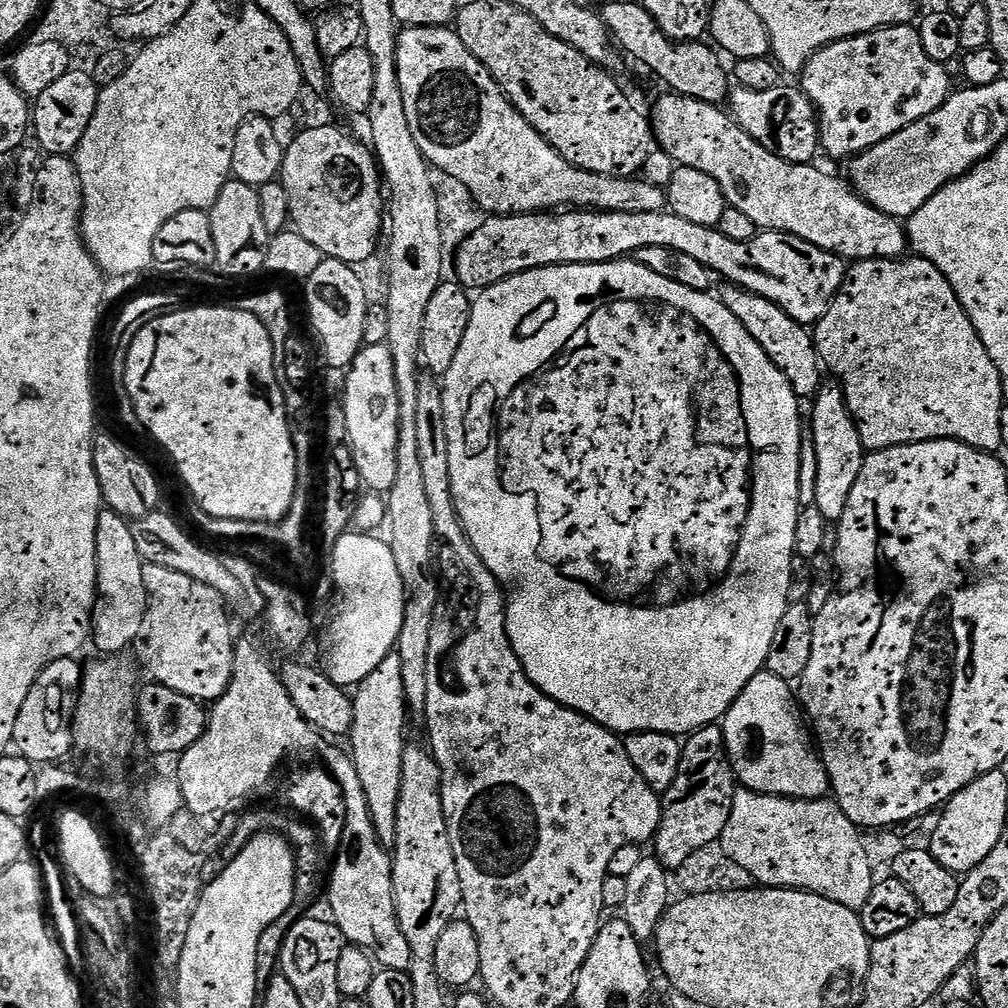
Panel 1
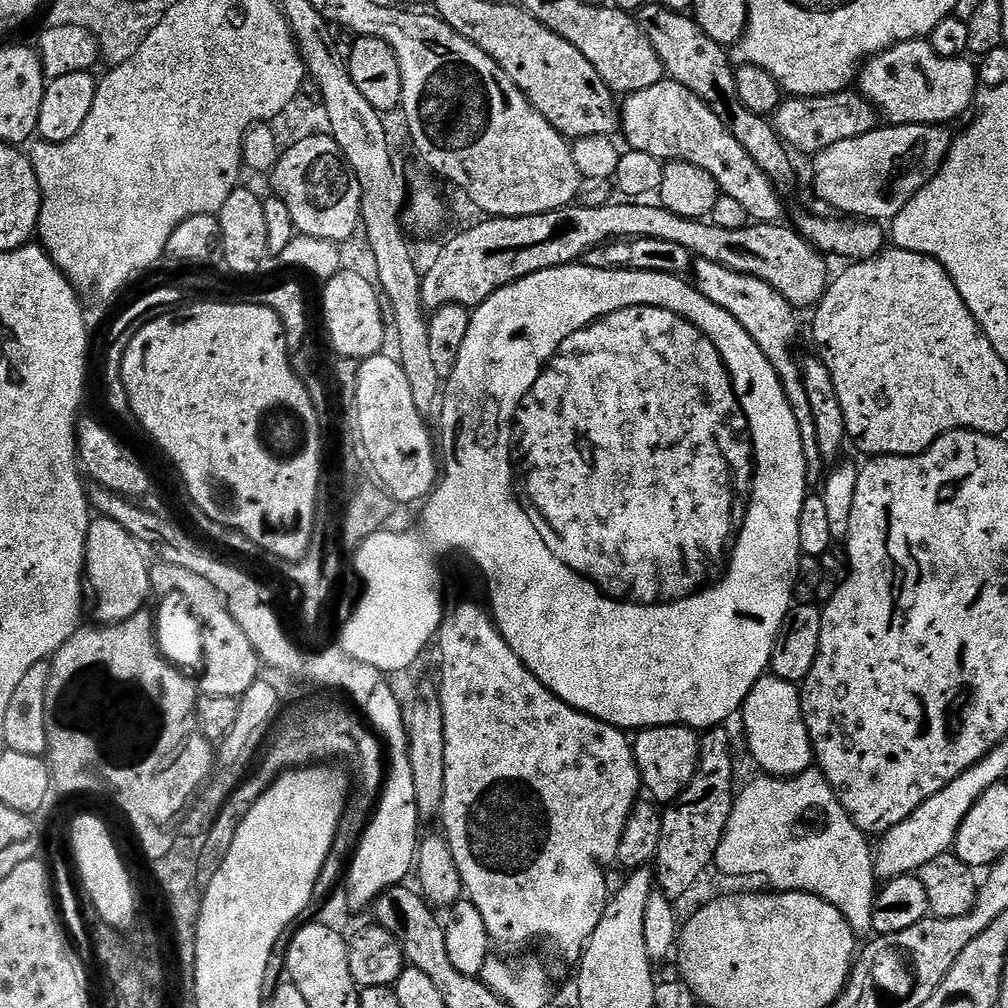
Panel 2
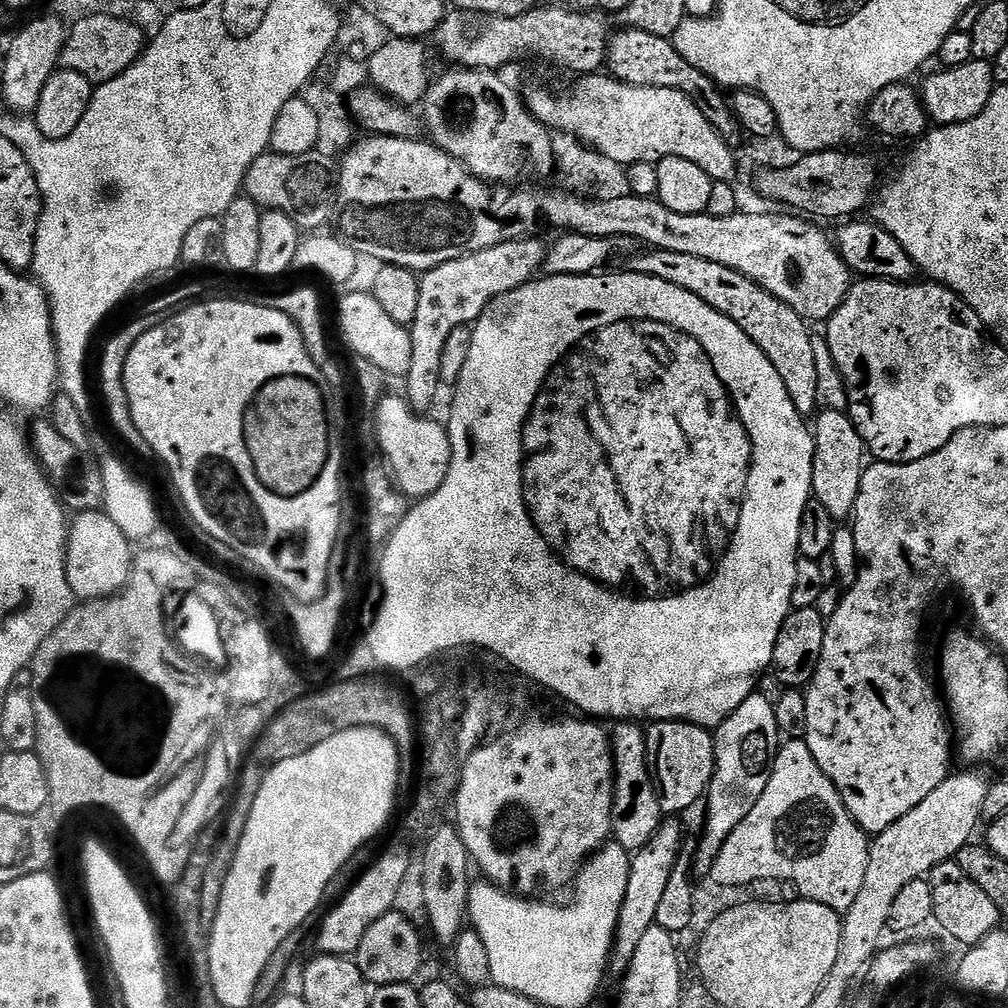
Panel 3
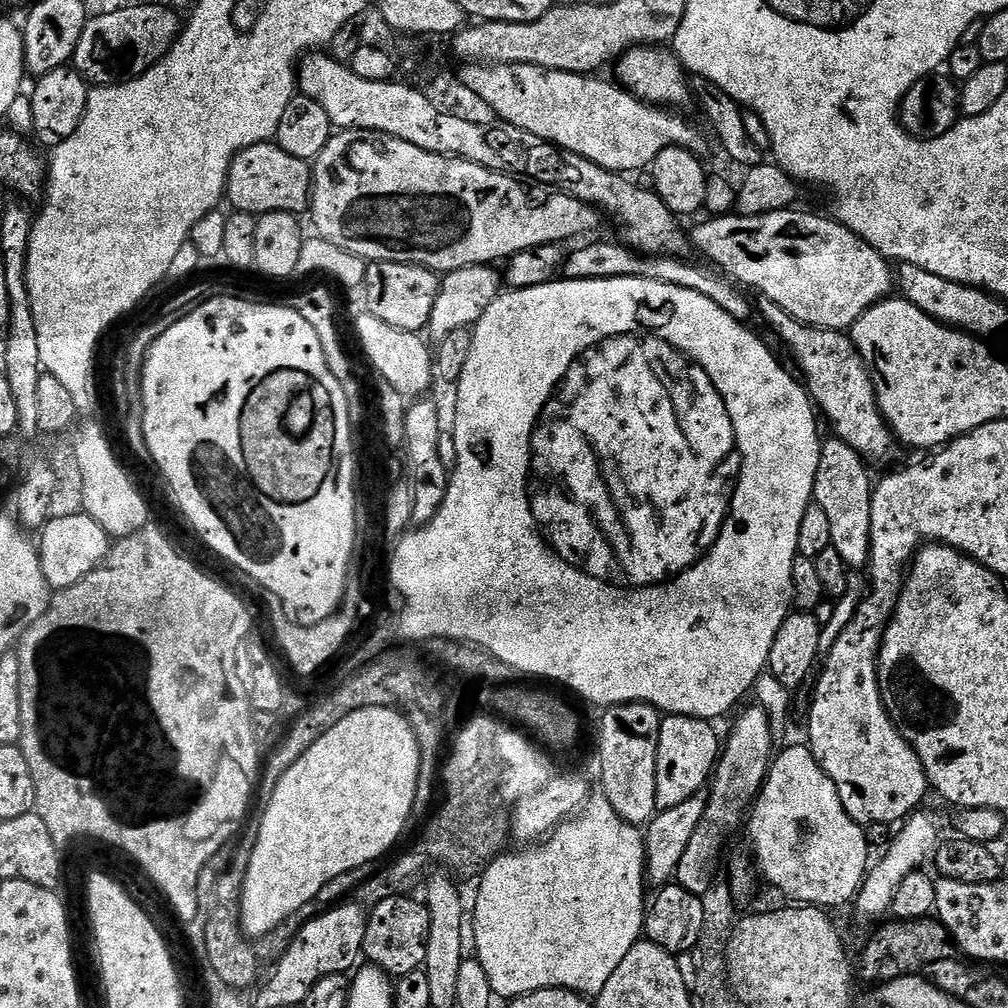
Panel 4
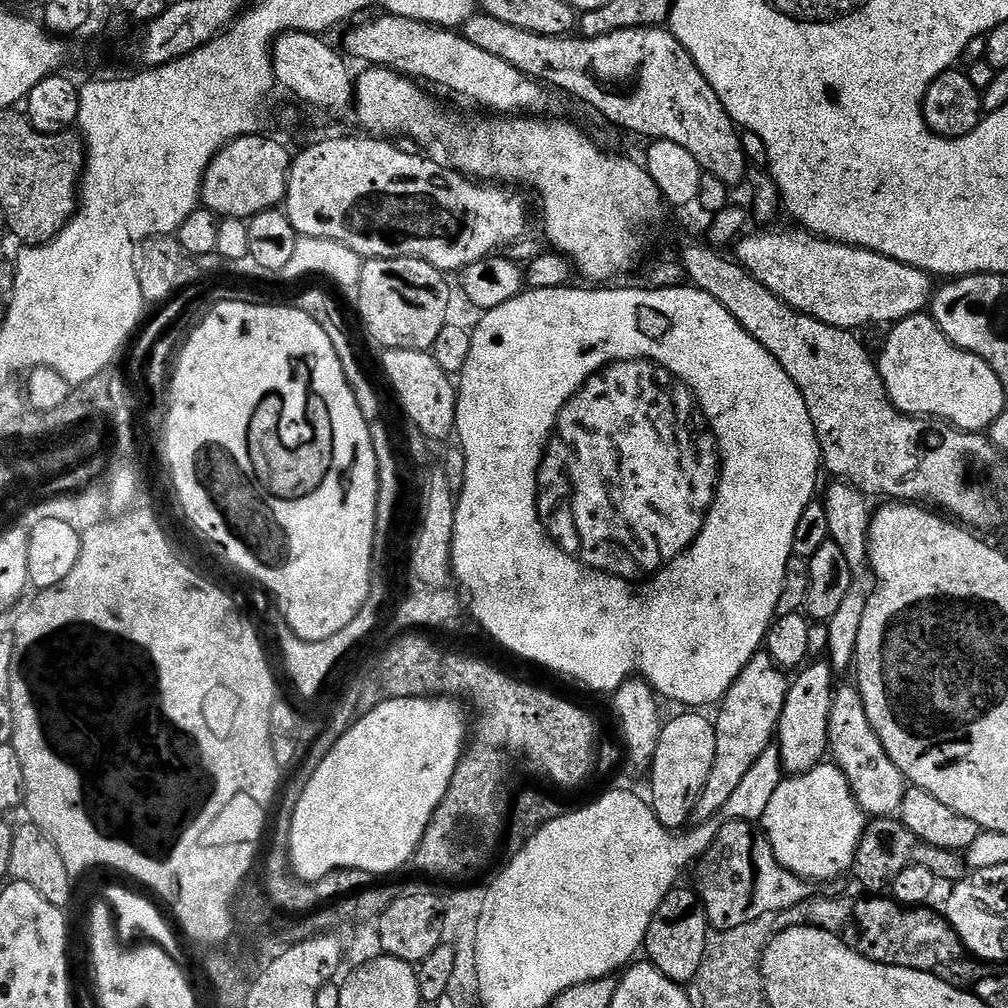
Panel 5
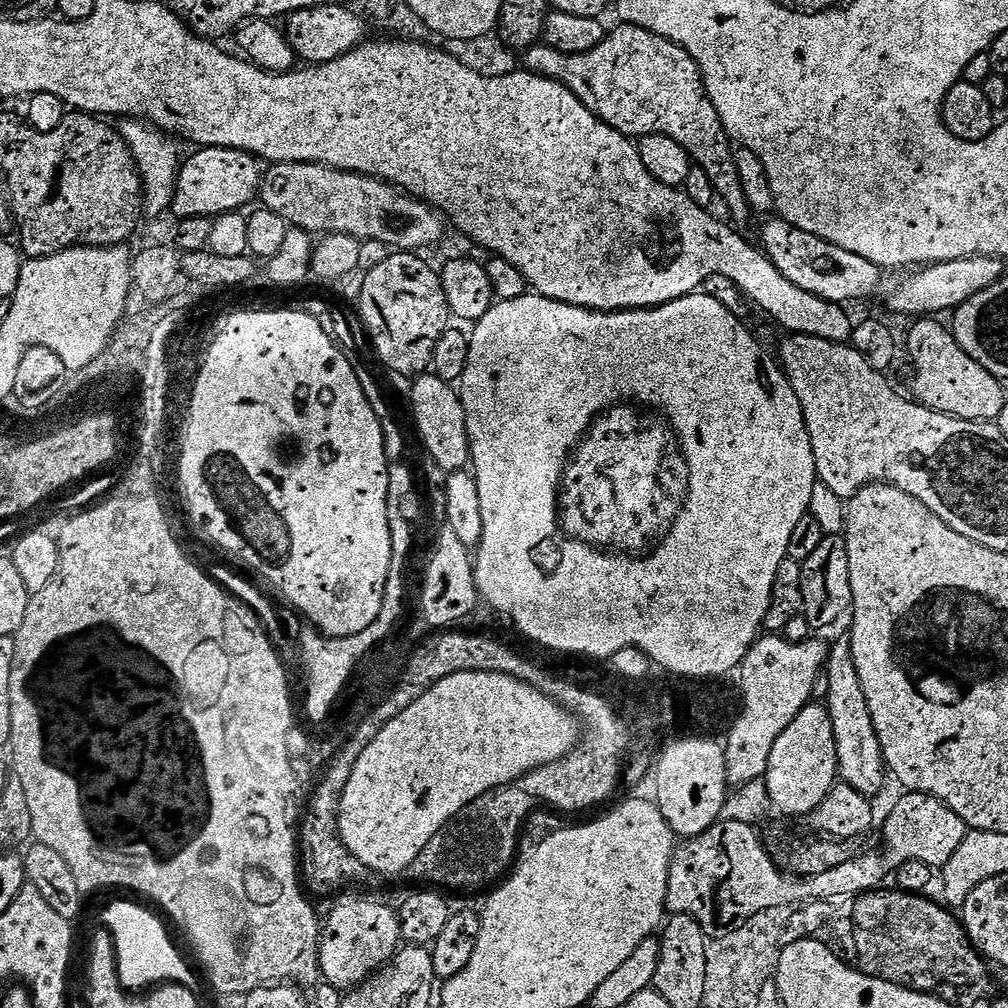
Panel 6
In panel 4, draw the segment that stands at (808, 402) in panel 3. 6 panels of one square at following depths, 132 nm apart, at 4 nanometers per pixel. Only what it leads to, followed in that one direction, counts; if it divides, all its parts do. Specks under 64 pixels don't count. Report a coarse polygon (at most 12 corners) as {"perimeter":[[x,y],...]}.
{"perimeter":[[596,240],[565,255],[566,280],[650,278],[748,322],[754,304],[703,263]]}

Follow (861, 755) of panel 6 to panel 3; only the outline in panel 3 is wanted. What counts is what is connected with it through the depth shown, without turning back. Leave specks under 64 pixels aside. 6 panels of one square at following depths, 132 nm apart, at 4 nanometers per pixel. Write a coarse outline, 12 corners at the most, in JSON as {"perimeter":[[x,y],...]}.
{"perimeter":[[847,411],[814,420],[812,494],[856,511],[866,449]]}

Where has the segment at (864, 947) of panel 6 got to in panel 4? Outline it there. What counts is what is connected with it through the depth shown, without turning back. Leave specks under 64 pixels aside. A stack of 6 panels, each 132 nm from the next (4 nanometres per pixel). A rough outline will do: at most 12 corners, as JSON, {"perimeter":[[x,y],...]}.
{"perimeter":[[892,918],[869,935],[859,979],[892,980],[957,959],[939,918]]}

